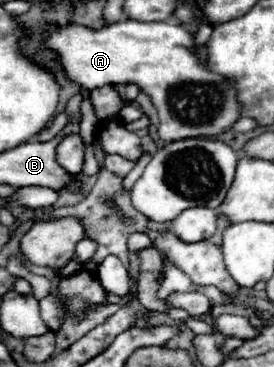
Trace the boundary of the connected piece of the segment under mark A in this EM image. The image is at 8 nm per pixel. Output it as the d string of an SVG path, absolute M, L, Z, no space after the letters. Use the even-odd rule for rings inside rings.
M122 20L100 30L56 24L52 32L44 32L42 42L58 56L68 80L88 92L104 84L136 84L146 92L160 116L158 138L162 142L210 138L228 130L240 116L234 88L220 74L206 70L204 60L198 60L194 38L178 22Z

